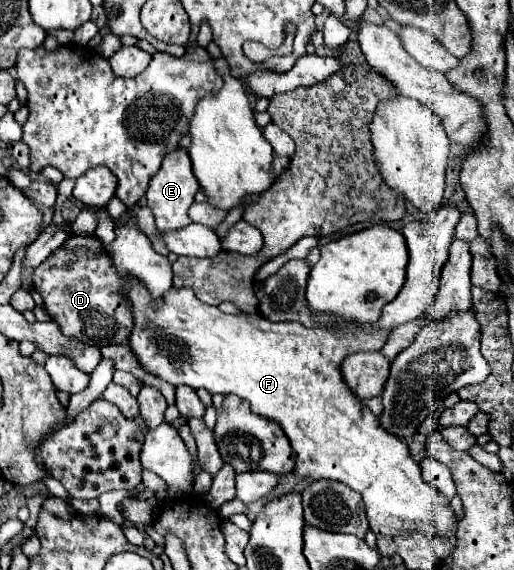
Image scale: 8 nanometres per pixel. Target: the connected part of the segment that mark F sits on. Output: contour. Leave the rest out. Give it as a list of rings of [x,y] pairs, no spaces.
[[[130,280],[128,298],[132,302],[136,320],[130,336],[130,346],[136,352],[140,364],[148,368],[148,372],[164,378],[172,386],[186,384],[194,390],[206,388],[210,394],[236,394],[242,400],[250,402],[254,414],[276,420],[284,428],[296,452],[296,474],[310,476],[314,480],[338,480],[356,490],[364,500],[366,516],[376,536],[396,536],[420,530],[428,538],[434,538],[446,534],[450,526],[456,526],[448,498],[438,494],[432,484],[424,482],[418,464],[410,460],[408,446],[386,432],[380,426],[378,418],[362,404],[358,396],[350,392],[350,388],[342,380],[342,360],[352,352],[382,350],[390,330],[352,324],[348,332],[338,332],[336,328],[306,328],[300,322],[272,324],[258,314],[224,314],[216,306],[208,306],[196,300],[190,288],[170,288],[162,296],[164,306],[152,308],[152,296],[140,280]]]

